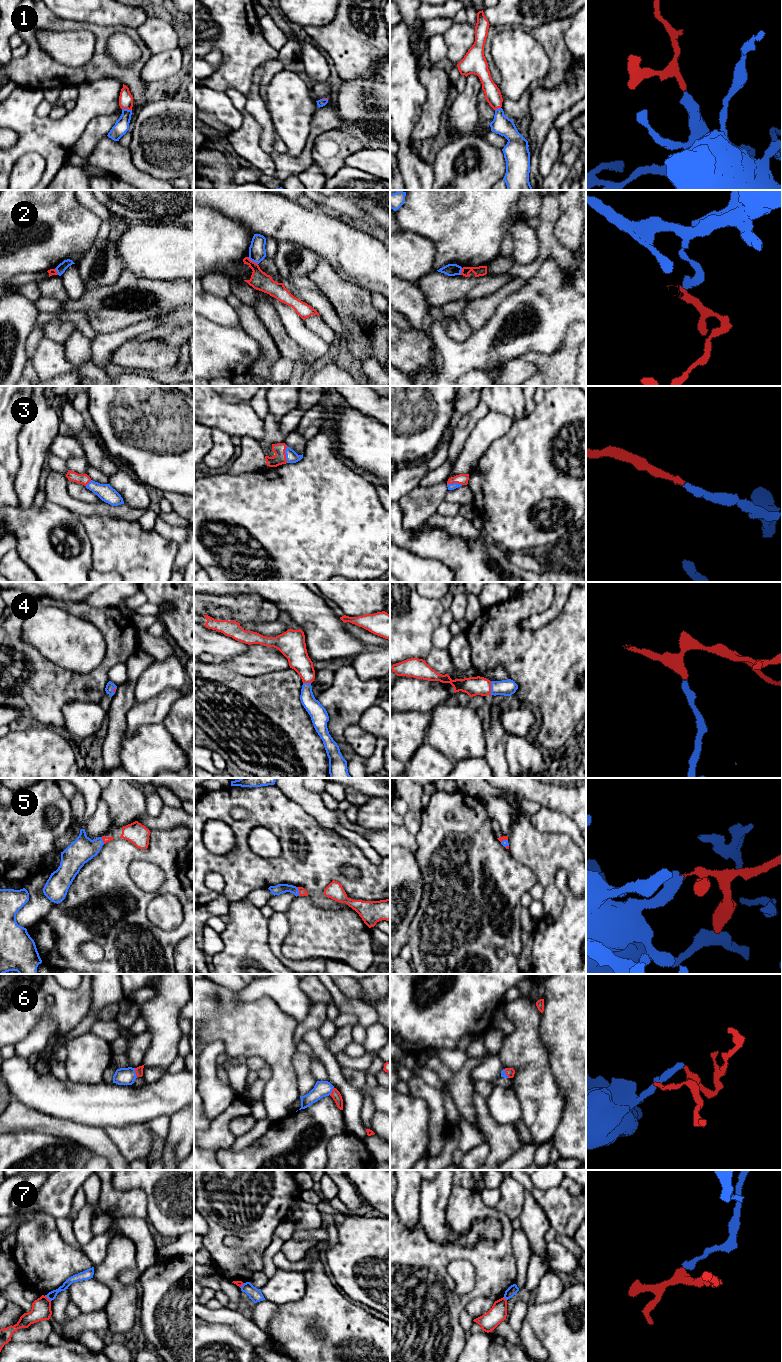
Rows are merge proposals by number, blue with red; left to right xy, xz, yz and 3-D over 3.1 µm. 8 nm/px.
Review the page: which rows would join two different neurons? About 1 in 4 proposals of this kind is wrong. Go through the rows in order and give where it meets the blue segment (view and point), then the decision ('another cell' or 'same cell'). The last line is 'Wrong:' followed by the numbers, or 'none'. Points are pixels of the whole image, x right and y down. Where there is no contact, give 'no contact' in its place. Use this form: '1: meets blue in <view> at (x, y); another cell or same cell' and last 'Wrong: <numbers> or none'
1: meets blue in xy at (127, 109); same cell
2: meets blue in xz at (253, 261); another cell
3: meets blue in xz at (285, 453); same cell
4: meets blue in yz at (491, 688); same cell
5: meets blue in xz at (298, 891); same cell
6: meets blue in xy at (134, 1072); same cell
7: meets blue in xy at (47, 1297); another cell
Wrong: 2, 7

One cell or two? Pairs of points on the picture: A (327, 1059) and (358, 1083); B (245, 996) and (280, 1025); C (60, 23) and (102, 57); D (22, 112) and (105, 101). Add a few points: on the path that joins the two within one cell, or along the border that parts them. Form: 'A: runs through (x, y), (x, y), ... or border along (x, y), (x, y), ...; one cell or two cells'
A: border along (340, 1067), (344, 1078), (357, 1088); two cells
B: border along (237, 994), (239, 1003), (263, 996), (274, 1000); two cells
C: runs through (75, 25), (92, 27), (101, 36), (101, 42); one cell
D: runs through (43, 127), (69, 127), (84, 112); one cell

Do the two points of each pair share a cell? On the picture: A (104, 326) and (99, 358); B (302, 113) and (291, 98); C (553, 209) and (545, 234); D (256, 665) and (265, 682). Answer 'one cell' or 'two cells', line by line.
A: two cells
B: one cell
C: one cell
D: two cells

